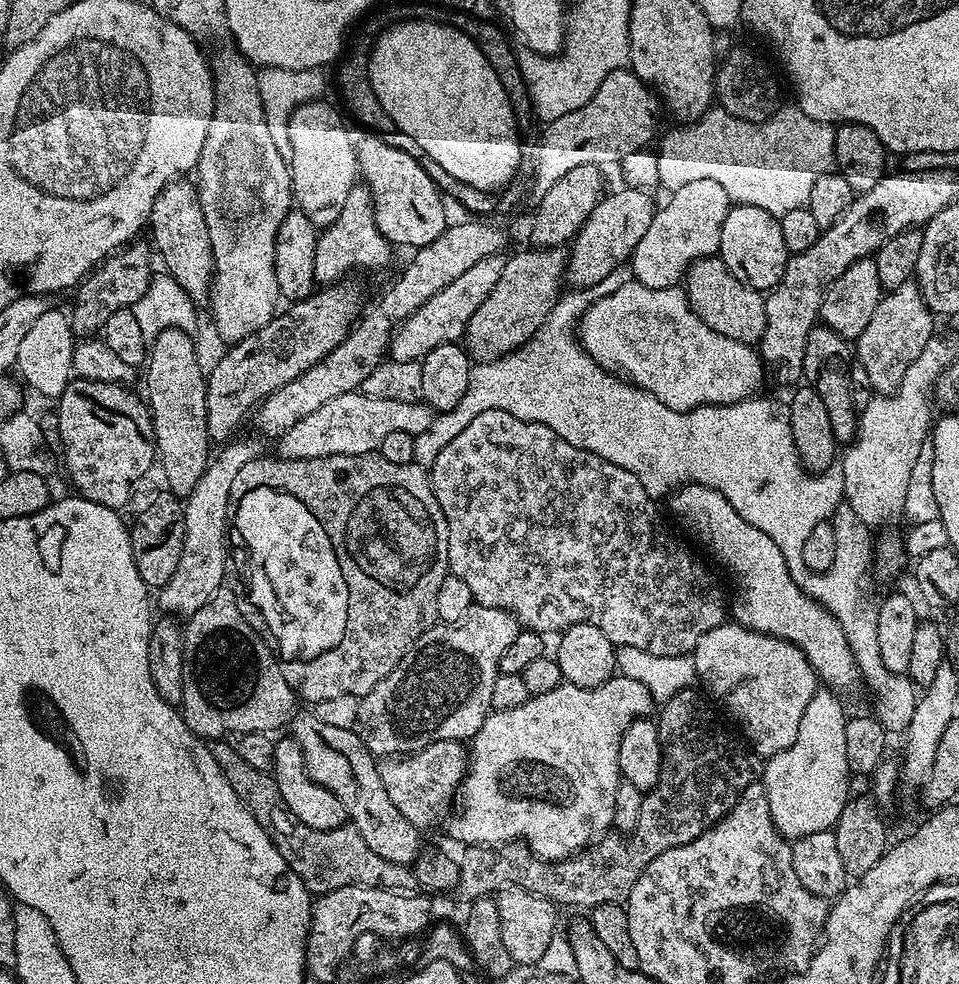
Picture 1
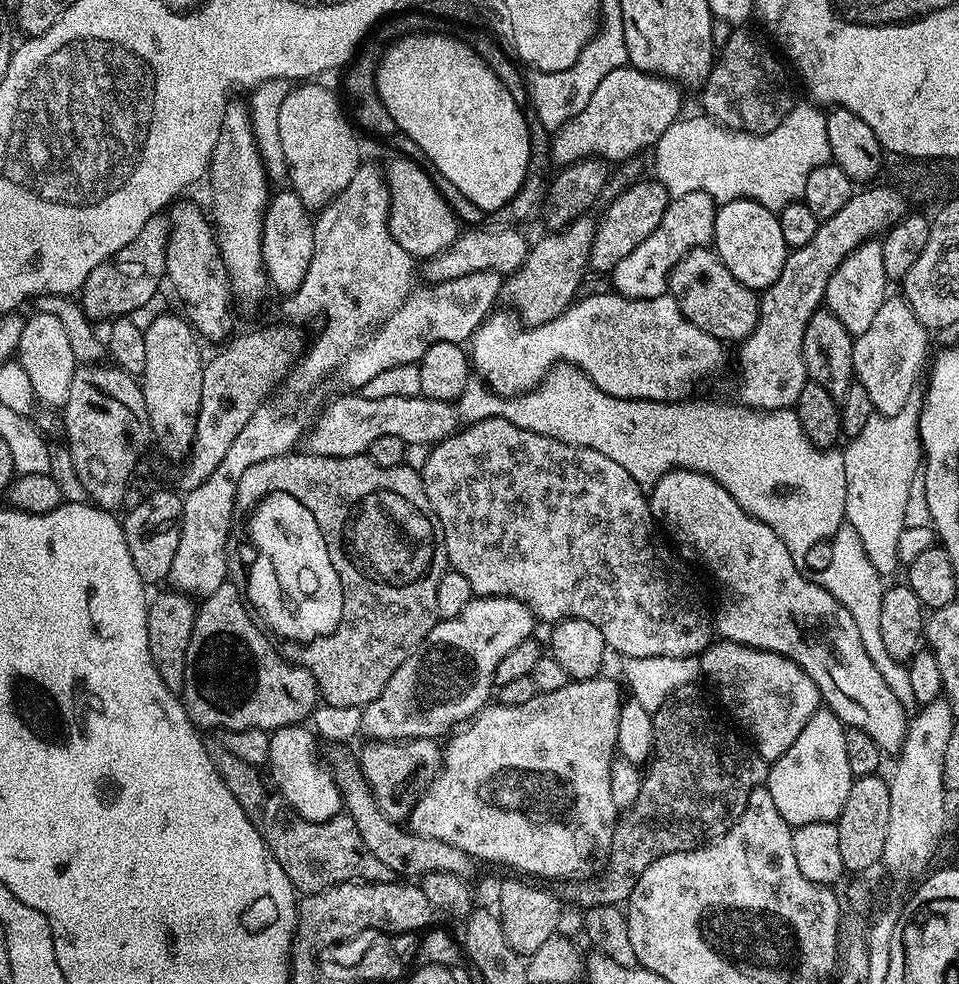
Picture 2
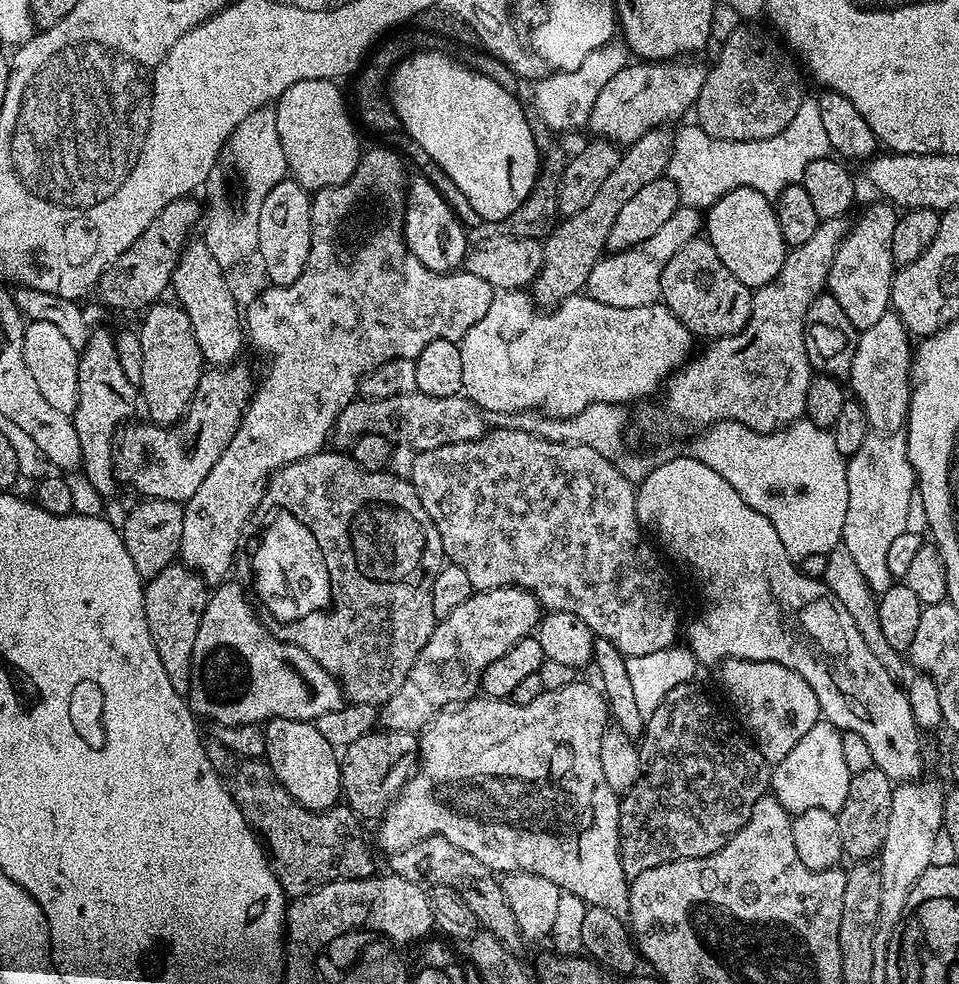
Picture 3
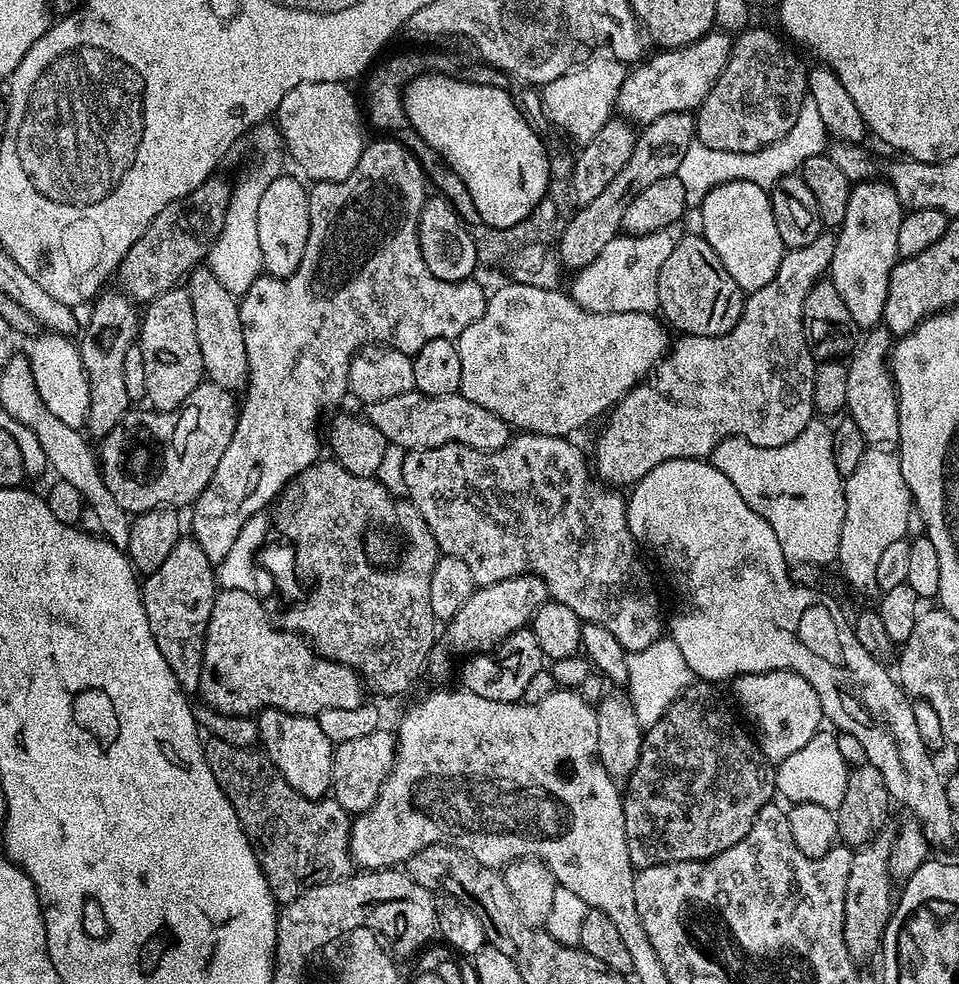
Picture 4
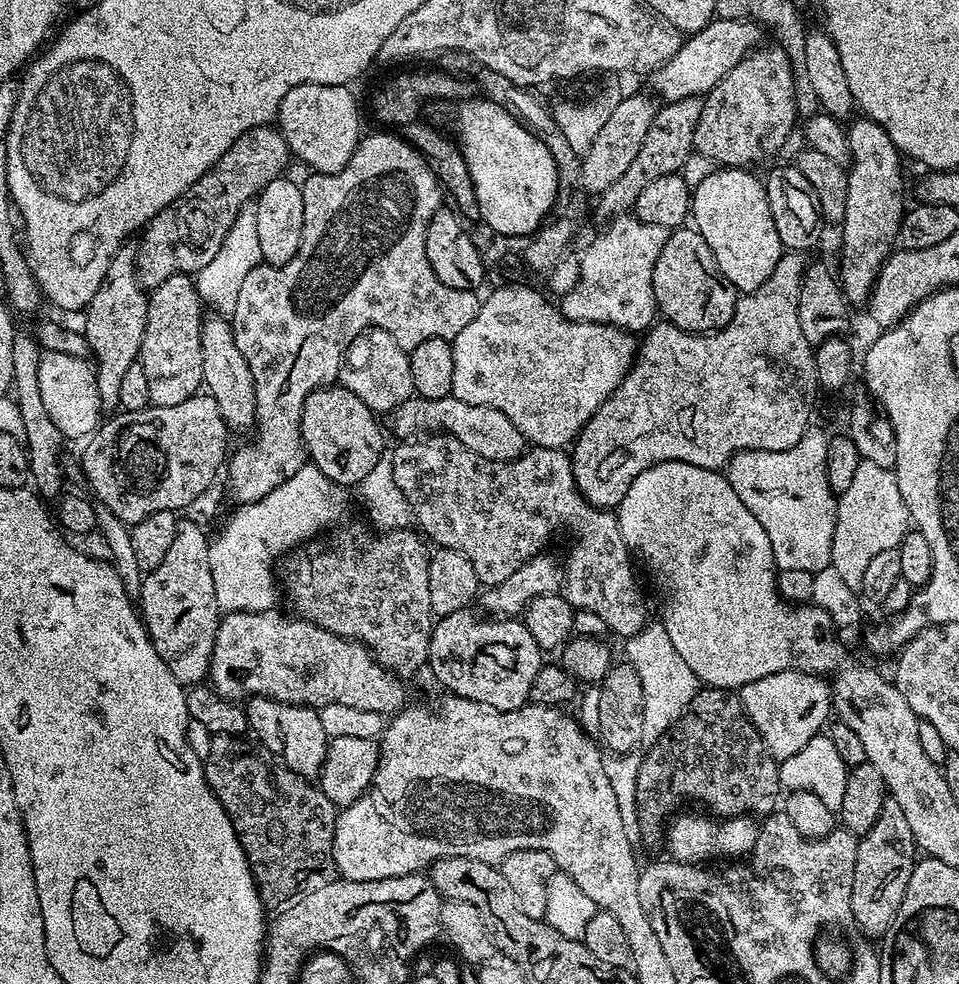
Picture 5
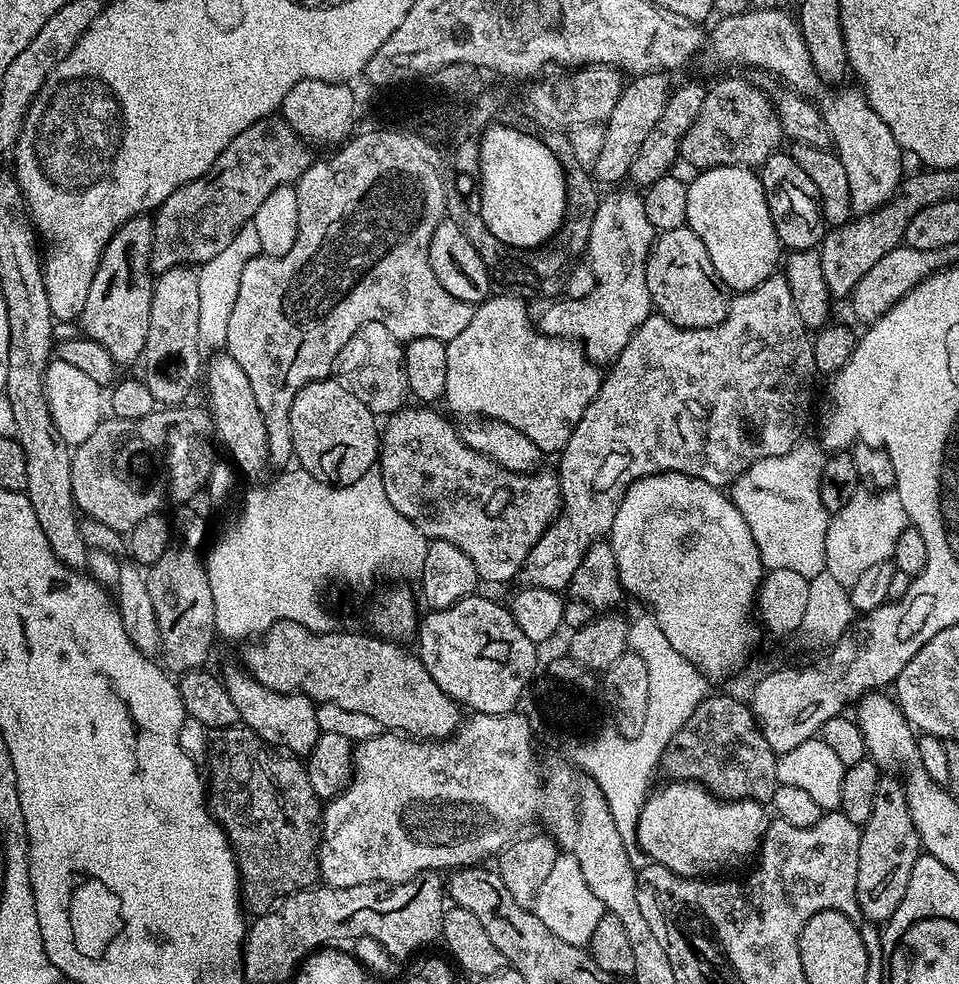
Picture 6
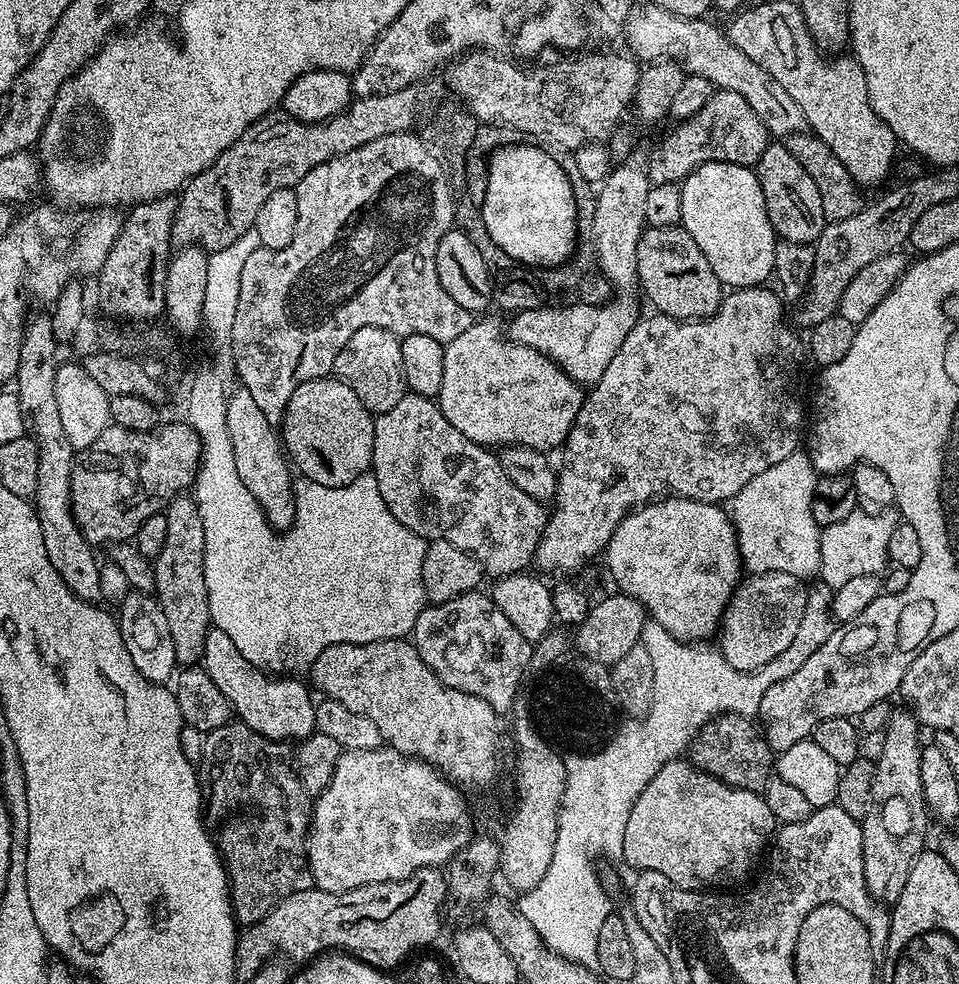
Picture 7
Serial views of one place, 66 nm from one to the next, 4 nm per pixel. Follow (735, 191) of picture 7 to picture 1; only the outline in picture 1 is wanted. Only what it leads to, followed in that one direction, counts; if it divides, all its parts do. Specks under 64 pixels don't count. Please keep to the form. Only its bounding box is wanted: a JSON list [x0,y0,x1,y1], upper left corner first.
[718,204,789,293]

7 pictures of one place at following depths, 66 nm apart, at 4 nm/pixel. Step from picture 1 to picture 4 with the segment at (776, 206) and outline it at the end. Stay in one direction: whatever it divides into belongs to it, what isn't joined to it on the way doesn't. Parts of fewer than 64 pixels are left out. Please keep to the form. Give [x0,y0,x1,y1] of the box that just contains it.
[676,98,830,208]

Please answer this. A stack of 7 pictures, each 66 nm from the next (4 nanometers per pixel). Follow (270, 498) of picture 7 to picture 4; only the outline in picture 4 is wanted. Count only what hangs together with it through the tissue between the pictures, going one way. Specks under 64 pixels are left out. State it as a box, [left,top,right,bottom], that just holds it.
[186,266,248,393]

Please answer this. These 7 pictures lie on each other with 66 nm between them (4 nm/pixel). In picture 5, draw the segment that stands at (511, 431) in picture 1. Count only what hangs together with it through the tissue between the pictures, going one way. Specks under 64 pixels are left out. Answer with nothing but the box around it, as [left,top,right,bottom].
[392,434,649,638]

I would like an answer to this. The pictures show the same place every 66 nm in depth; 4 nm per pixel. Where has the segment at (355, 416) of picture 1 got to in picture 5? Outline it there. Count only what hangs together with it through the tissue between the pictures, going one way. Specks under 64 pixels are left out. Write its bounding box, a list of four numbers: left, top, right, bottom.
[386,394,526,460]

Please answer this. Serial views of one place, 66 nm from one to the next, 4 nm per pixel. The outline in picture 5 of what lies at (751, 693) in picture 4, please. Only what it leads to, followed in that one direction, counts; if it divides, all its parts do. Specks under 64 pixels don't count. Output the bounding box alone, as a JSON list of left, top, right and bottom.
[738,670,834,761]

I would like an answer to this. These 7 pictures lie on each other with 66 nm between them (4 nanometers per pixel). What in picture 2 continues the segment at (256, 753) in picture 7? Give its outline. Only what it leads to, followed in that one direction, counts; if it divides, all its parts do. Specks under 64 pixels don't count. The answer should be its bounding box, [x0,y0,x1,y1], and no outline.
[207,739,394,893]

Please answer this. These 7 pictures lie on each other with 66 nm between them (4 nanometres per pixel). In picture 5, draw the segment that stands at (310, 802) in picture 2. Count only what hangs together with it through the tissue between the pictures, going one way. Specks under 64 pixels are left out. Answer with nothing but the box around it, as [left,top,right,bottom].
[246,696,329,778]

